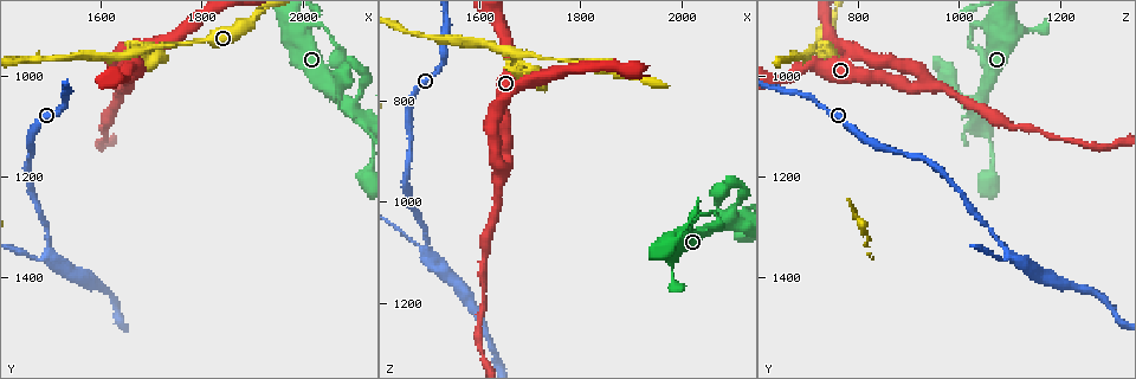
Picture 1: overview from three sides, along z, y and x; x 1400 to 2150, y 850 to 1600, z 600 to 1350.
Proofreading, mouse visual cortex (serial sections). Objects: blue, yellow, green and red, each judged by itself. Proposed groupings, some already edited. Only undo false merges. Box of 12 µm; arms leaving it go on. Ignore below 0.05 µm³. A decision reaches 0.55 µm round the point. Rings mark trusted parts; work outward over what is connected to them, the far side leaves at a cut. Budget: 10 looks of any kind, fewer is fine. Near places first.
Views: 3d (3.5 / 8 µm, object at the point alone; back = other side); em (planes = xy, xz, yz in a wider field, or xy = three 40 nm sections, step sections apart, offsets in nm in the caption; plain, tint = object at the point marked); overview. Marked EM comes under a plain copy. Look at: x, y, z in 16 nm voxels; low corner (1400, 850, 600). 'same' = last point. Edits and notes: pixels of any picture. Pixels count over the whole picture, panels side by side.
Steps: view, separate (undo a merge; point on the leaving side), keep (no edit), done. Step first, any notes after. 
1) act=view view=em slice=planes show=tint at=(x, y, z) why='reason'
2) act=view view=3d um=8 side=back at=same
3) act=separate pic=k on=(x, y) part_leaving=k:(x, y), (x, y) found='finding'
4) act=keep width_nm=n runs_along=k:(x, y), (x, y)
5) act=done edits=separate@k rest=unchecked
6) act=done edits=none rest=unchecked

act=view view=3d um=3.5 side=back at=(1675, 955, 705) why='three arms meet'

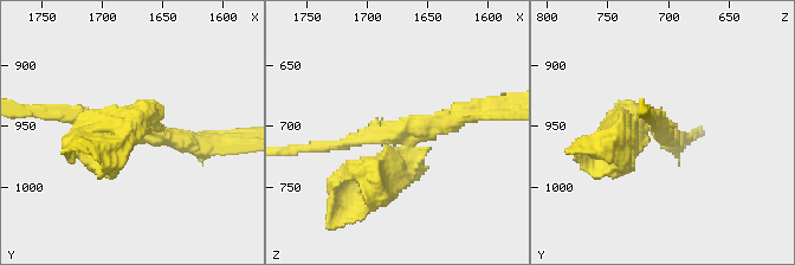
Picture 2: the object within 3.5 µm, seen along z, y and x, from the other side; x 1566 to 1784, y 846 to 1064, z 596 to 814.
act=view view=em slice=xy step=3 show=tint at=(1674, 950, 706) why='shape alone is not enough'

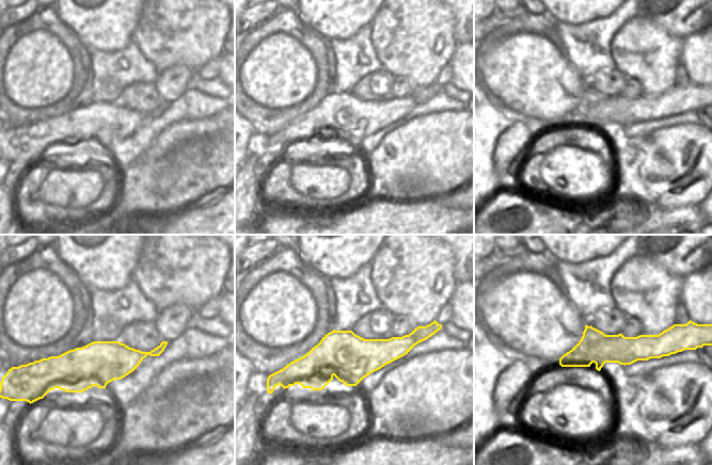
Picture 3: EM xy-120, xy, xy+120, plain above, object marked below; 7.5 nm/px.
act=keep runs_along=3:(423, 336), (286, 372) found='continuous, no second cell'

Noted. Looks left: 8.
act=view view=3d um=3.5 side=back at=(1640, 1010, 935)

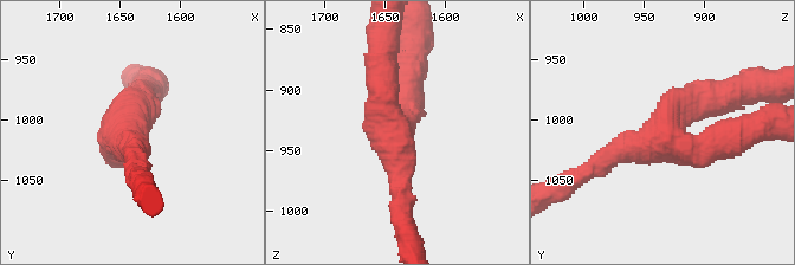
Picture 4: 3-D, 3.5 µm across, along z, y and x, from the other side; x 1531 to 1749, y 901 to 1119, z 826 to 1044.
act=view view=em slice=xy step=2 show=tint at=(1642, 1012, 932) arms=3 arm_widths_nm=300,400,450 why='shape alone is not enough'

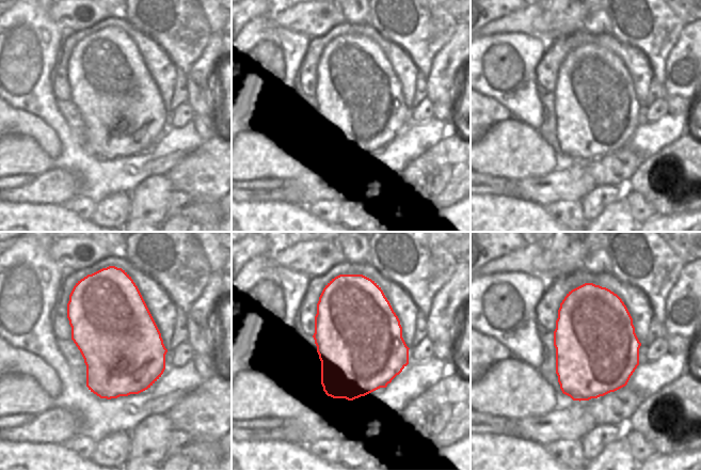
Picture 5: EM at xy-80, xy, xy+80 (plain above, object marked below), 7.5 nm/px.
act=view view=em slice=xy step=3 show=tint at=same

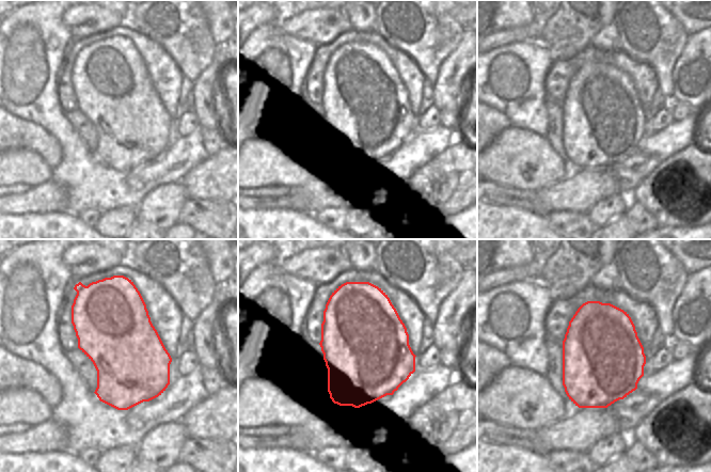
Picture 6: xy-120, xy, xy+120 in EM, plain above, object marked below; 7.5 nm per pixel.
act=keep runs_along=4:(116, 136), (144, 96) found='one cell here'

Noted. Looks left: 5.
act=view view=3d um=3.5 at=(1495, 1350, 1090) why='three arms meet'

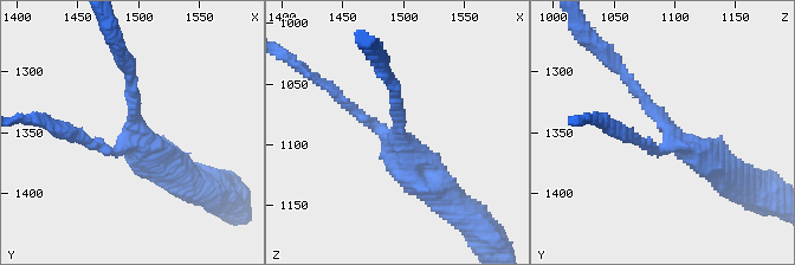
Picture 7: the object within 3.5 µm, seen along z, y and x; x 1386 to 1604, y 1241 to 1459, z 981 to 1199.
act=view view=em slice=xy step=5 show=tint at=(1500, 1342, 1094) arms=3 arm_widths_nm=150,150,400 why='shape alone is not enough'

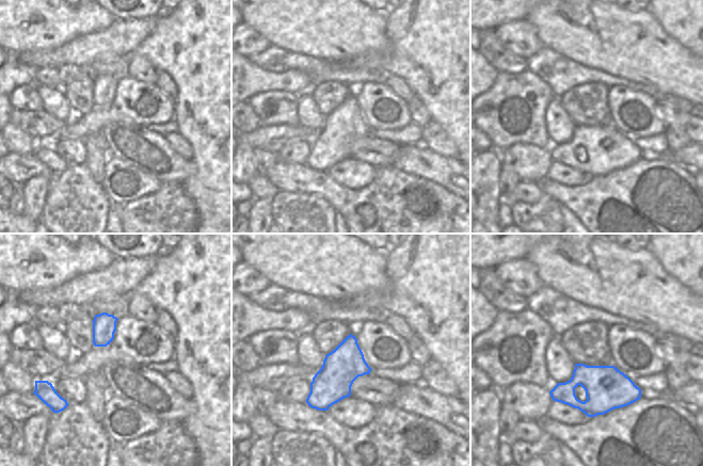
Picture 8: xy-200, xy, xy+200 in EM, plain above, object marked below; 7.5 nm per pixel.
act=keep runs_along=7:(615, 63), (685, 146), (718, 165) found='one cell here'

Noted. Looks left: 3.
act=view view=3d um=8 at=(1995, 895, 1070)

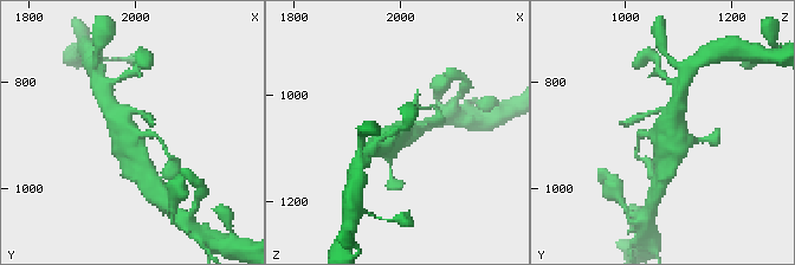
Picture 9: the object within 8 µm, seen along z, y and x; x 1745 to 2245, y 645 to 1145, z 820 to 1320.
act=view view=3d um=3.5 at=(1995, 900, 1070) why='closer look'

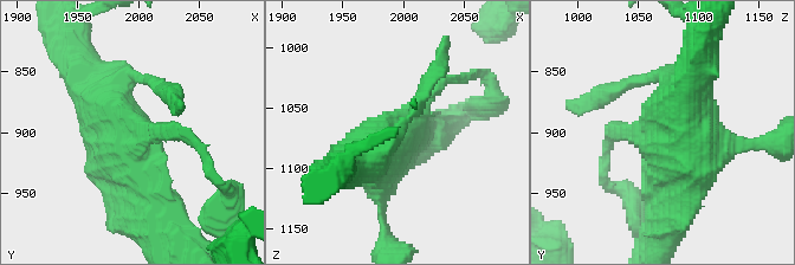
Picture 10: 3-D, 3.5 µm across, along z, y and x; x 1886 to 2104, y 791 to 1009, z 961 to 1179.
act=keep found='continuous, no second cell'

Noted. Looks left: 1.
act=done edits=none rest=unchecked

